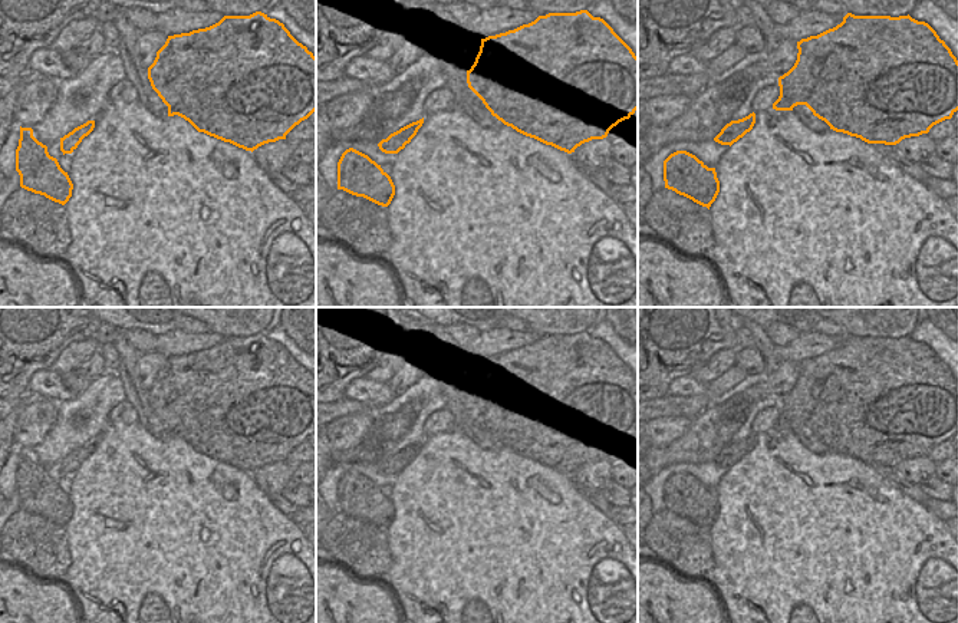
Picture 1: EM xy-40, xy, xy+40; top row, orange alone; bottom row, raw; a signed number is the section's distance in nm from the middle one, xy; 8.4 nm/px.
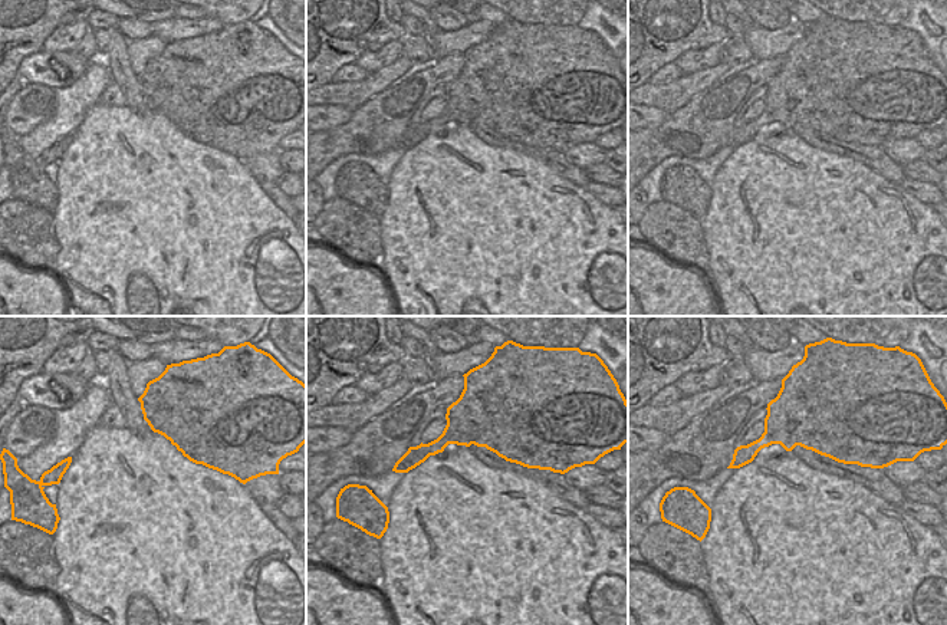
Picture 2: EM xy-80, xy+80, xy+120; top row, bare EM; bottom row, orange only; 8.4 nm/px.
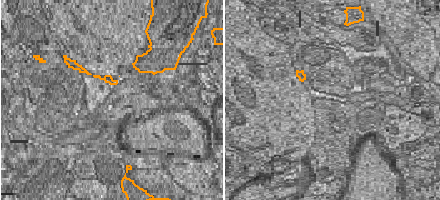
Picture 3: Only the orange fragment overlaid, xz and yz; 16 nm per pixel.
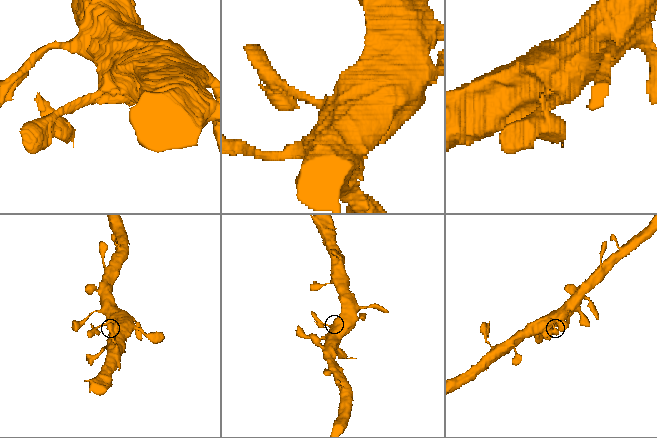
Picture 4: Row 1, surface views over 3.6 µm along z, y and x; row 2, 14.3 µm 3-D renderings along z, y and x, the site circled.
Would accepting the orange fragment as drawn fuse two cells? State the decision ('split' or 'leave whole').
leave whole

